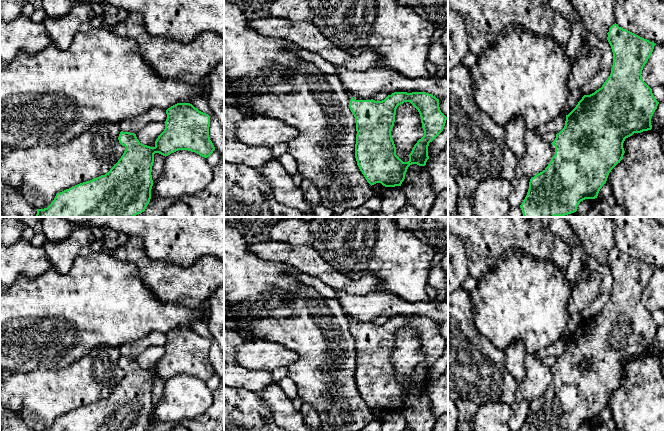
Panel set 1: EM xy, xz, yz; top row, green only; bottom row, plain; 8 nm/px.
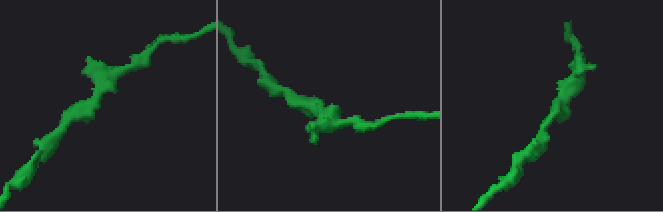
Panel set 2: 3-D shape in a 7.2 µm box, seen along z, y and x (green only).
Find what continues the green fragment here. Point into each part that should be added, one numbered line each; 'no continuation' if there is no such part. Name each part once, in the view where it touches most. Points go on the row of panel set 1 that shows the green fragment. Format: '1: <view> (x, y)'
1: xz (349, 95)

